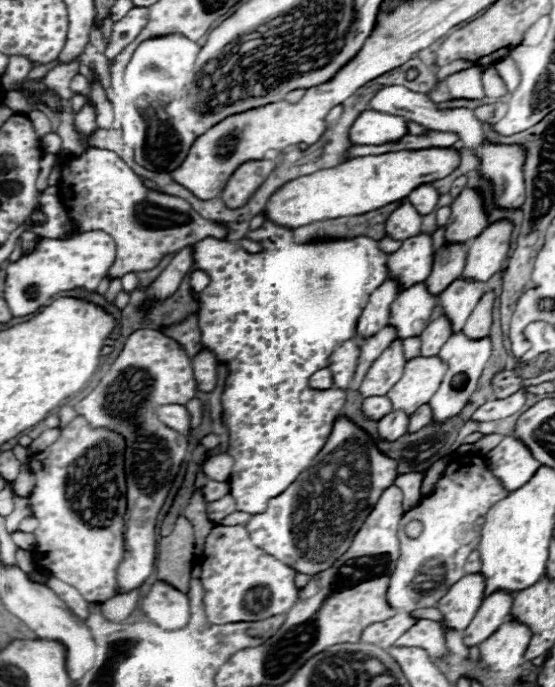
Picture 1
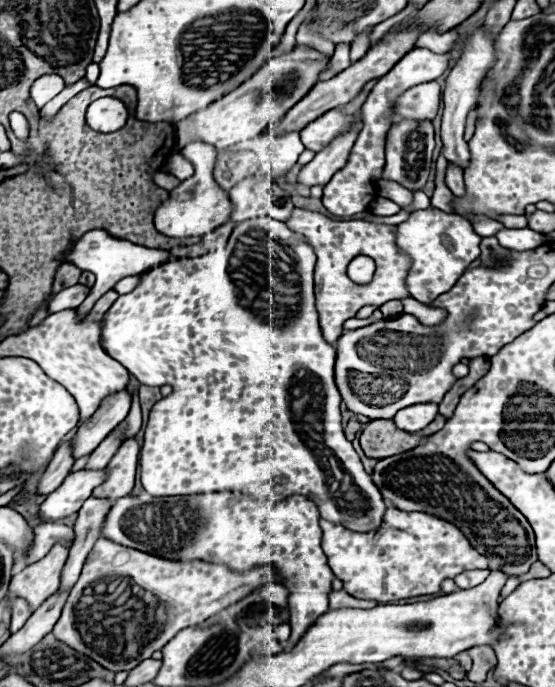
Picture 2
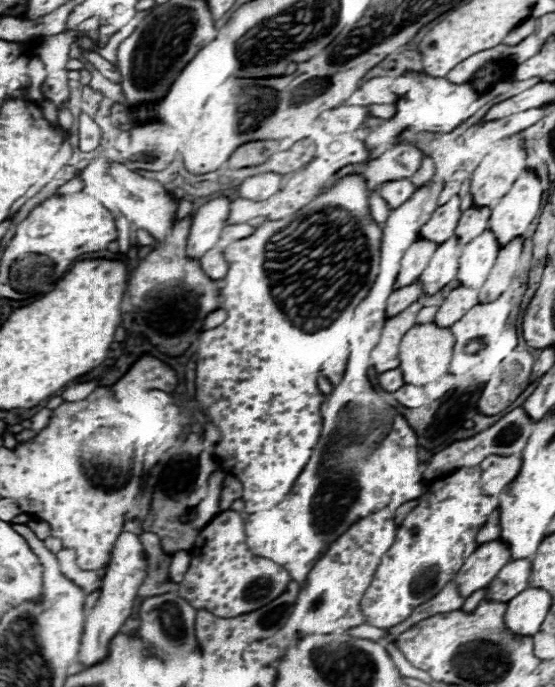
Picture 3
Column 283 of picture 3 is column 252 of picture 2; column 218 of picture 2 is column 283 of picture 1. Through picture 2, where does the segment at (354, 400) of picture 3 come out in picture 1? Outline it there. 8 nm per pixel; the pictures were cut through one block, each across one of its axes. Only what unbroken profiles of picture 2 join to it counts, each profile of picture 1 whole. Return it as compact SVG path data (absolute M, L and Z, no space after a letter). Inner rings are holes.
M340 414L334 420L332 434L328 436L326 446L322 446L322 450L318 452L318 458L310 462L310 466L290 484L286 492L268 502L266 512L254 514L250 518L246 530L252 544L264 550L266 554L278 558L286 566L294 568L298 574L318 574L326 570L336 558L340 558L350 548L354 534L376 506L382 492L394 484L394 480L398 478L396 466L398 462L382 454L376 442L360 426L356 426L350 418Z

